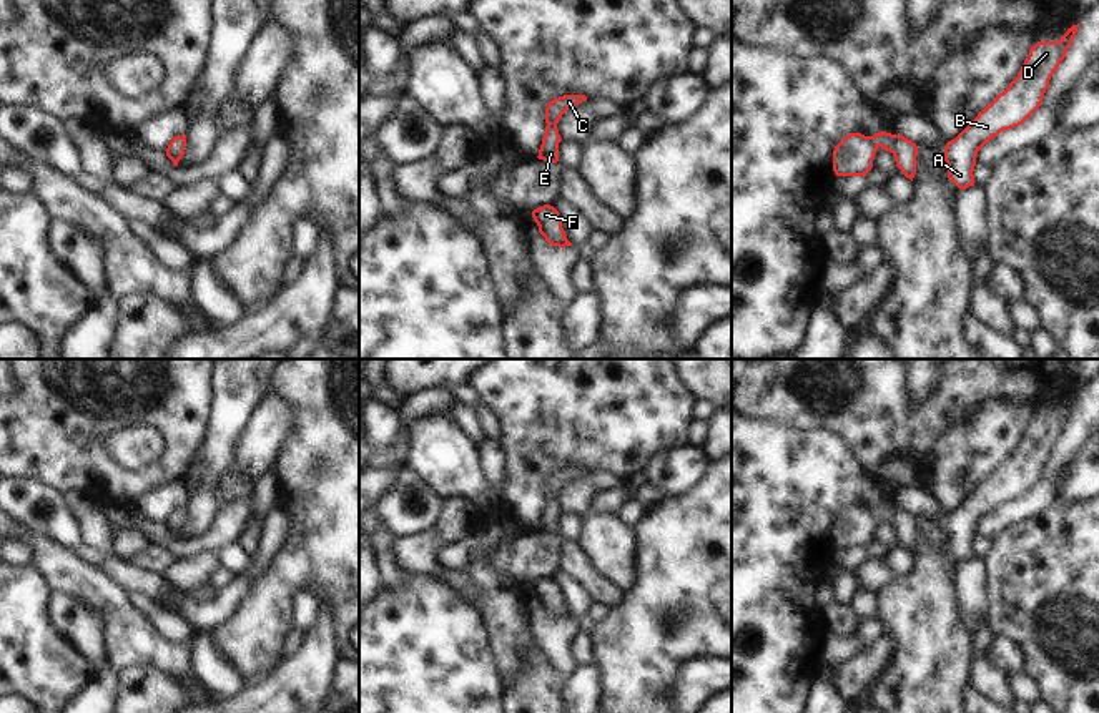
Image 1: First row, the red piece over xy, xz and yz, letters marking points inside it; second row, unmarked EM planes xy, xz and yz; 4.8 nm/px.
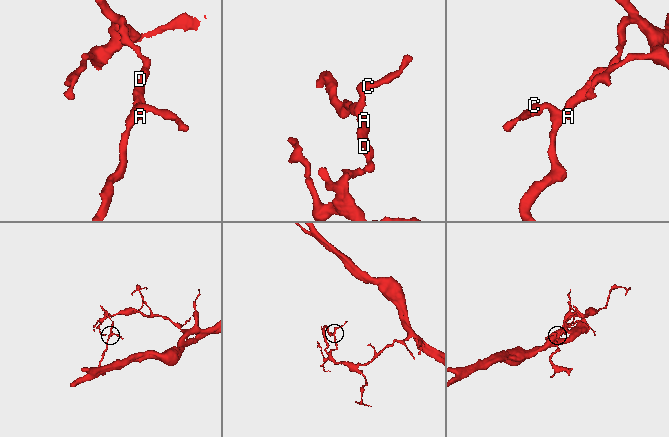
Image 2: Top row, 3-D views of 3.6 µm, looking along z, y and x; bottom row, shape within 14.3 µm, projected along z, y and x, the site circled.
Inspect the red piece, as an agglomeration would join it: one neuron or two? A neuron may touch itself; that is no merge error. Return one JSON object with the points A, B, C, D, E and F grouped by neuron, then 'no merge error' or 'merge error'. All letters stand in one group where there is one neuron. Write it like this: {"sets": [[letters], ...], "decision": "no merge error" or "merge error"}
{"sets": [["A", "B", "C", "D", "E", "F"]], "decision": "no merge error"}

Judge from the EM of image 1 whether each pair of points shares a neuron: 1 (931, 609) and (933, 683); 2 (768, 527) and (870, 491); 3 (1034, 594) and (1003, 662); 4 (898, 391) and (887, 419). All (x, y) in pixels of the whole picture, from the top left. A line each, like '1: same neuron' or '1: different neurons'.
1: same neuron
2: same neuron
3: different neurons
4: same neuron

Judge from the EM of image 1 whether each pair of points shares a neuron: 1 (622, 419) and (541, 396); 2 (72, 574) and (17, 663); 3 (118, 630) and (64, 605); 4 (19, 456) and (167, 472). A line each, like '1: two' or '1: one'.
1: one
2: two
3: two
4: one

